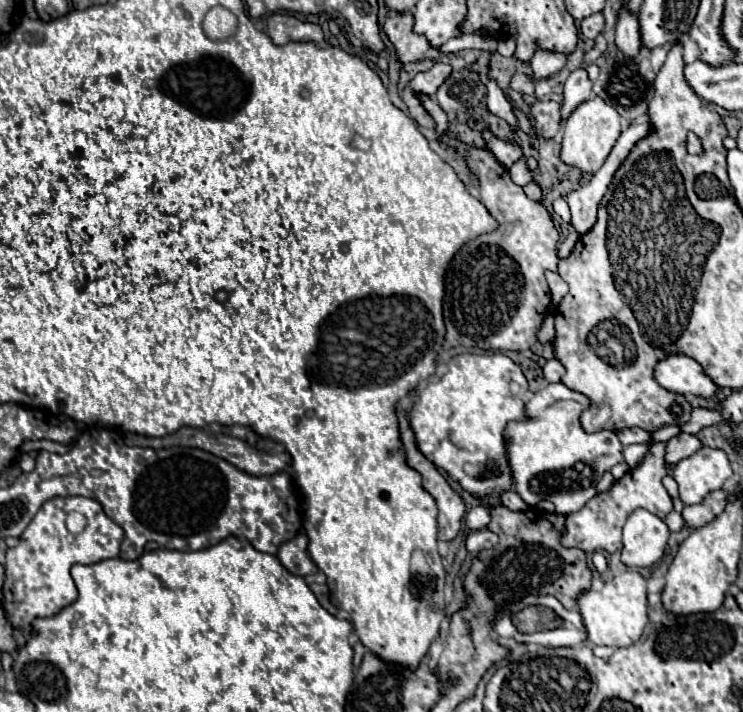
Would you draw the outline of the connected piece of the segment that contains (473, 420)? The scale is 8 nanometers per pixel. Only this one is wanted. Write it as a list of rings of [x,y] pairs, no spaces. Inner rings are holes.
[[[464,353],[448,362],[448,370],[438,382],[430,382],[420,390],[420,396],[410,410],[410,428],[414,432],[418,450],[430,462],[434,462],[438,468],[444,468],[454,480],[458,480],[464,490],[476,496],[486,496],[498,486],[512,490],[502,430],[510,420],[524,420],[524,402],[518,398],[518,394],[512,394],[512,390],[526,390],[526,378],[508,356]]]

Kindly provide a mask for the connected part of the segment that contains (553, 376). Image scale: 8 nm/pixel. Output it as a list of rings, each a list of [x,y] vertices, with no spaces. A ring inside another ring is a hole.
[[[552,358],[552,360],[548,360],[546,362],[546,366],[544,366],[544,378],[548,380],[548,382],[558,382],[560,378],[562,378],[562,374],[564,374],[566,370],[564,370],[564,366],[556,360],[556,358]]]

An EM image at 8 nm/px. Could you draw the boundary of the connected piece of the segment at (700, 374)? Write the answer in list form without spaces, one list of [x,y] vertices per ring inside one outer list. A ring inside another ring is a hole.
[[[674,354],[660,360],[654,368],[654,378],[666,390],[676,394],[696,394],[710,398],[718,386],[704,374],[702,366],[690,356]]]

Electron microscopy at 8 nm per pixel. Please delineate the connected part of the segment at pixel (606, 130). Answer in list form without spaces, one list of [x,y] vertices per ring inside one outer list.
[[[596,96],[588,102],[582,102],[564,122],[564,140],[562,140],[560,160],[572,168],[578,168],[582,174],[594,174],[606,162],[606,156],[614,148],[620,136],[620,130],[622,130],[620,114],[612,106],[608,106],[602,98]]]

